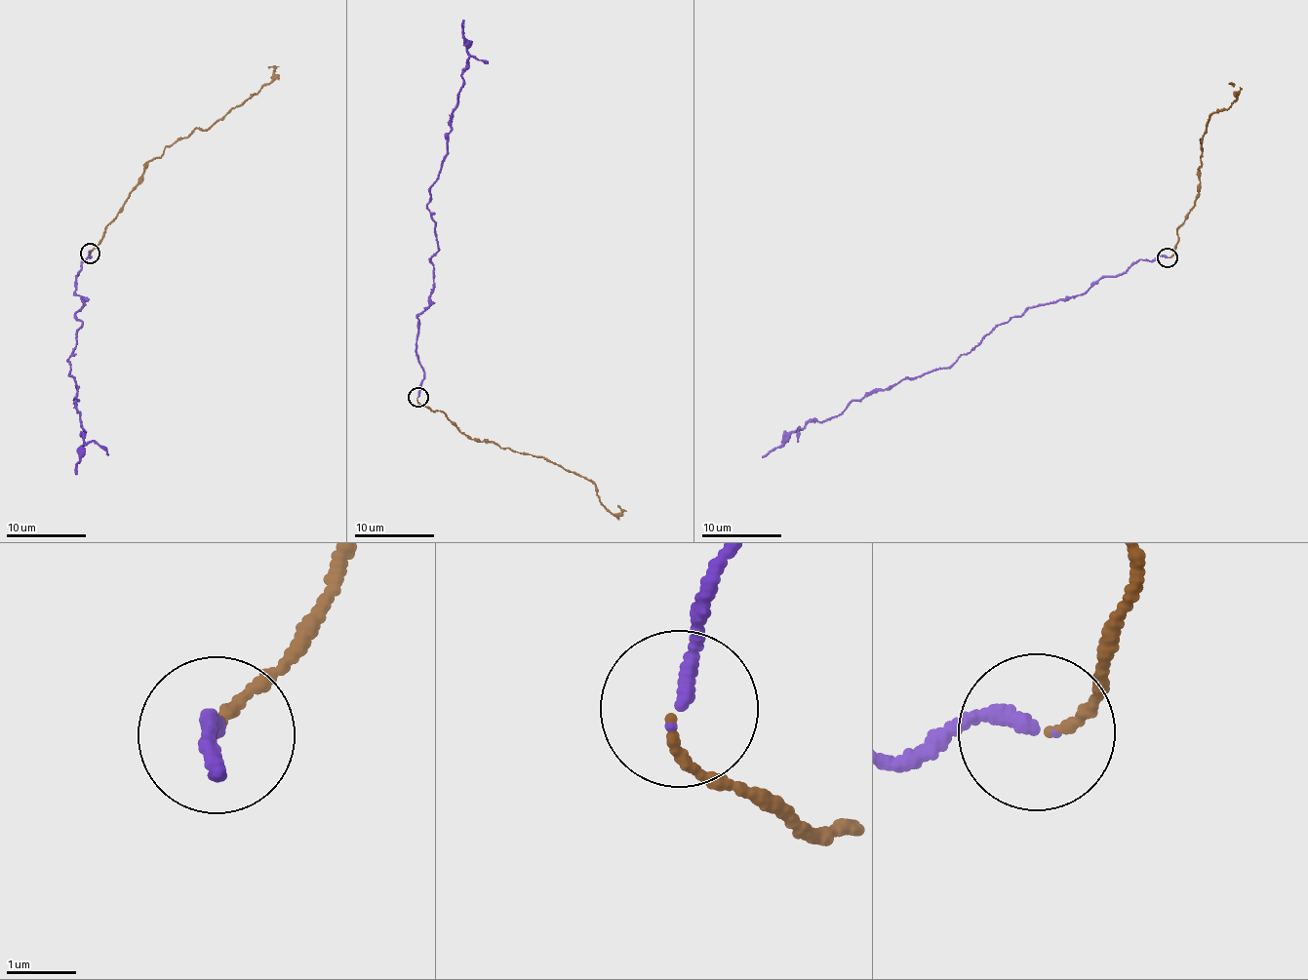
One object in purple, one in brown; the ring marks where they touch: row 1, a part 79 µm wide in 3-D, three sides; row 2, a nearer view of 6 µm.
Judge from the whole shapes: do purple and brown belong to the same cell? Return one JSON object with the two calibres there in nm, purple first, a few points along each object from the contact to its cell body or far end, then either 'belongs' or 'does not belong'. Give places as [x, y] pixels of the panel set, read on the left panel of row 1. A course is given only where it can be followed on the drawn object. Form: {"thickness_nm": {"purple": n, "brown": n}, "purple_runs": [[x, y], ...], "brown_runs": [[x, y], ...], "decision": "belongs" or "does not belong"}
{"thickness_nm": {"purple": 190, "brown": 130}, "purple_runs": [[91, 254], [75, 275], [84, 305], [75, 315], [83, 324], [67, 360], [85, 430], [76, 473]], "brown_runs": [[89, 254], [143, 168], [167, 146], [196, 129], [211, 127], [271, 81], [274, 70], [268, 67]], "decision": "does not belong"}

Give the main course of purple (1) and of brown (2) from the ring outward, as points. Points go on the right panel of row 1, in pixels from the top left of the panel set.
1: (1168, 257), (1137, 259), (1087, 291), (1028, 307), (951, 365), (872, 391), (832, 417), (806, 423), (762, 456)
2: (1168, 257), (1195, 204), (1200, 139), (1213, 112), (1228, 108), (1236, 98), (1239, 88), (1228, 83)

